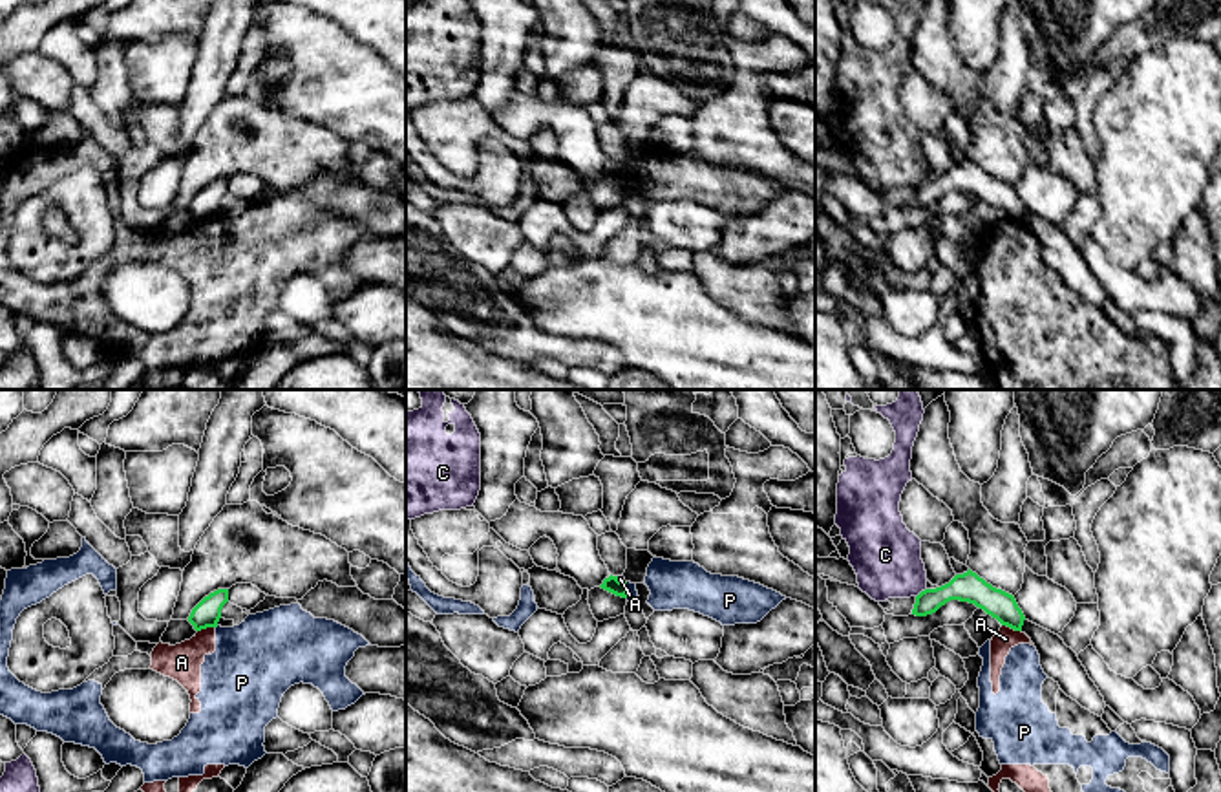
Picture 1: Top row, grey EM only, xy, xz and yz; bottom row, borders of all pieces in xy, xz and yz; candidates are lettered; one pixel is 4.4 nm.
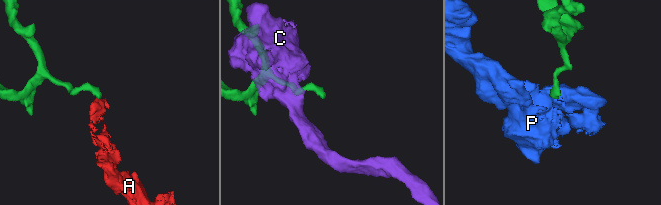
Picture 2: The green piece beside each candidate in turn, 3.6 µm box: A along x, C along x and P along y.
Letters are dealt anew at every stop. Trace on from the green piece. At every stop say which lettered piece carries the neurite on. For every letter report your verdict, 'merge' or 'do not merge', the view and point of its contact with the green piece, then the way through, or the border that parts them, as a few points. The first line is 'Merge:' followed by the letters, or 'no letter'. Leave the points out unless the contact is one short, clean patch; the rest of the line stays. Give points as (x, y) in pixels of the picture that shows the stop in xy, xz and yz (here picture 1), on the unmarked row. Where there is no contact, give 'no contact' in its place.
Merge: no letter
A: do not merge | yz (1011, 218) | along yz (1002, 214), (1020, 222)
C: do not merge | yz (920, 183) | along yz (925, 178), (916, 187)
P: do not merge | xz (626, 180) | along xz (626, 172), (627, 187)

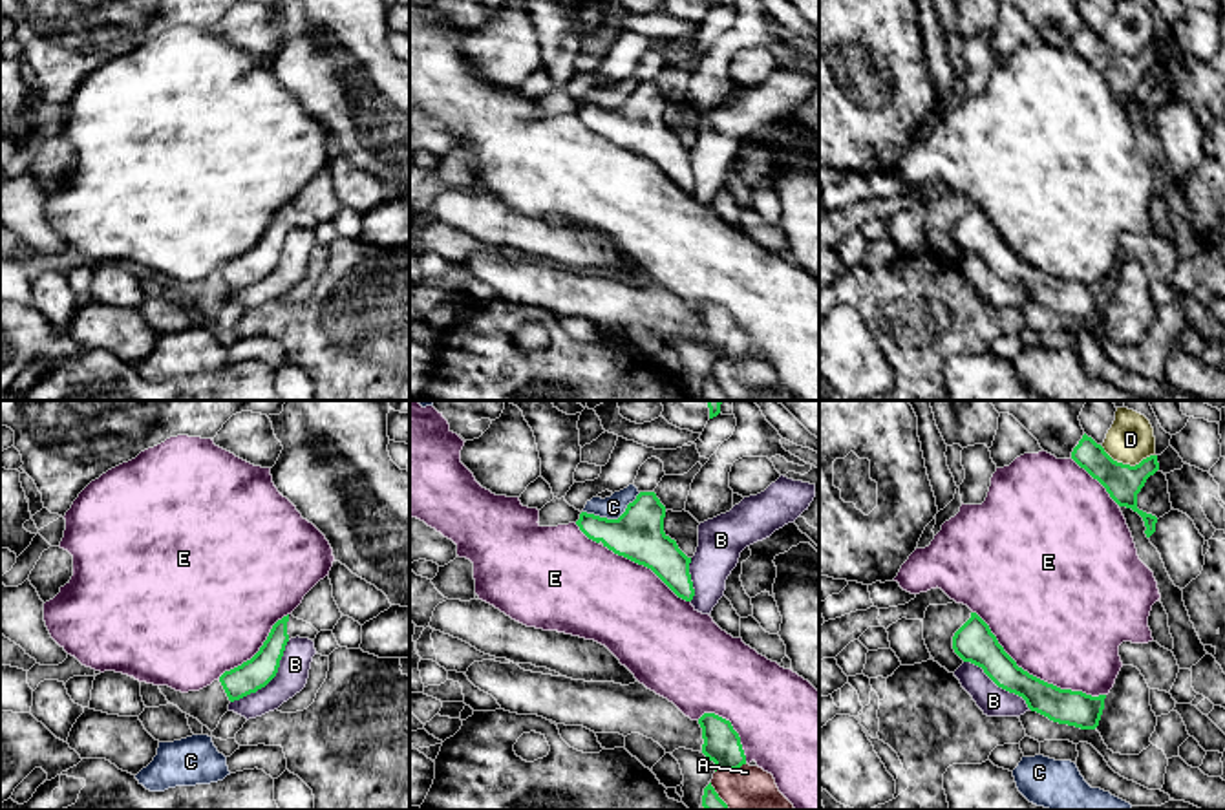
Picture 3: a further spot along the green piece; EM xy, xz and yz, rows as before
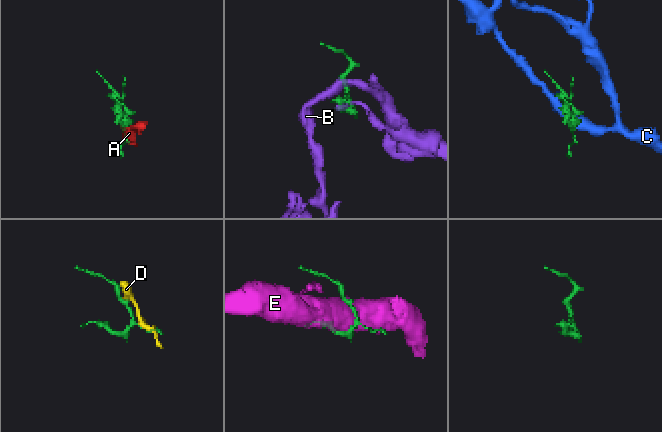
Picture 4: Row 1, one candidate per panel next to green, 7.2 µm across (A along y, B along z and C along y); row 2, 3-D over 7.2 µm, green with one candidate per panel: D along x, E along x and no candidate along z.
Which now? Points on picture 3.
Merge: no letter
A: do not merge | xz (730, 359)
B: do not merge | xy (269, 271)
C: do not merge | xz (613, 110) | along xz (640, 83), (617, 108), (584, 103)
D: do not merge | yz (1129, 55)
E: do not merge | yz (1035, 267)

